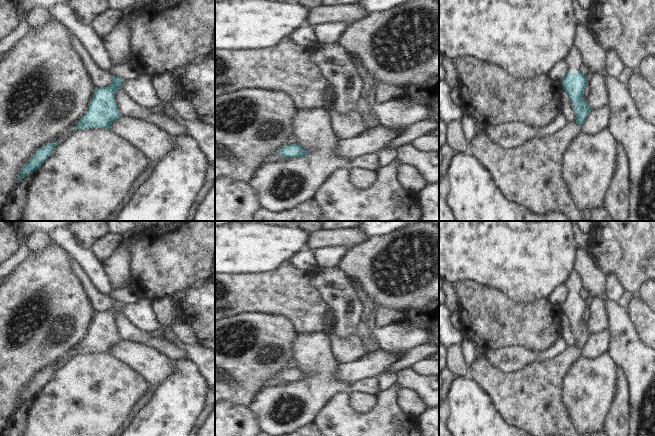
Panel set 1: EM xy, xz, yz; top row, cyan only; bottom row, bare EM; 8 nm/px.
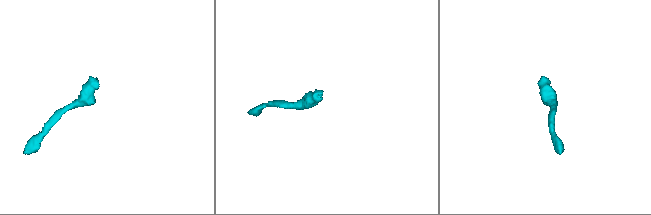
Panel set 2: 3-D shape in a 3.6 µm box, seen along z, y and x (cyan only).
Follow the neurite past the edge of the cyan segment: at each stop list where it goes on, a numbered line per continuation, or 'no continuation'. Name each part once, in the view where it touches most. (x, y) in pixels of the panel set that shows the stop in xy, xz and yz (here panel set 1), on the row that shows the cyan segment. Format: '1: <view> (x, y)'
1: yz (574, 59)

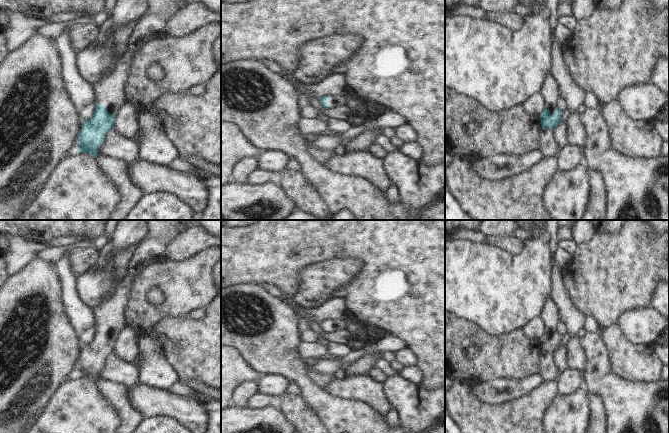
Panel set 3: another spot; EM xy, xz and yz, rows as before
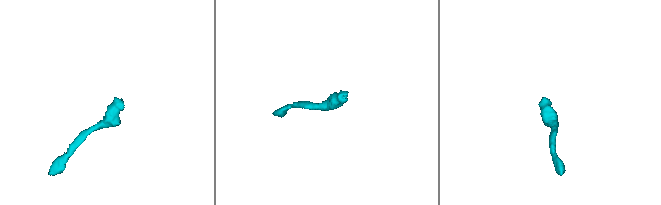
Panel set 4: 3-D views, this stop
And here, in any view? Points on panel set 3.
1: xy (109, 92)

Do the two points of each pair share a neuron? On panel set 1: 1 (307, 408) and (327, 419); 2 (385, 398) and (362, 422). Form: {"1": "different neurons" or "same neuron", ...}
{"1": "different neurons", "2": "same neuron"}

